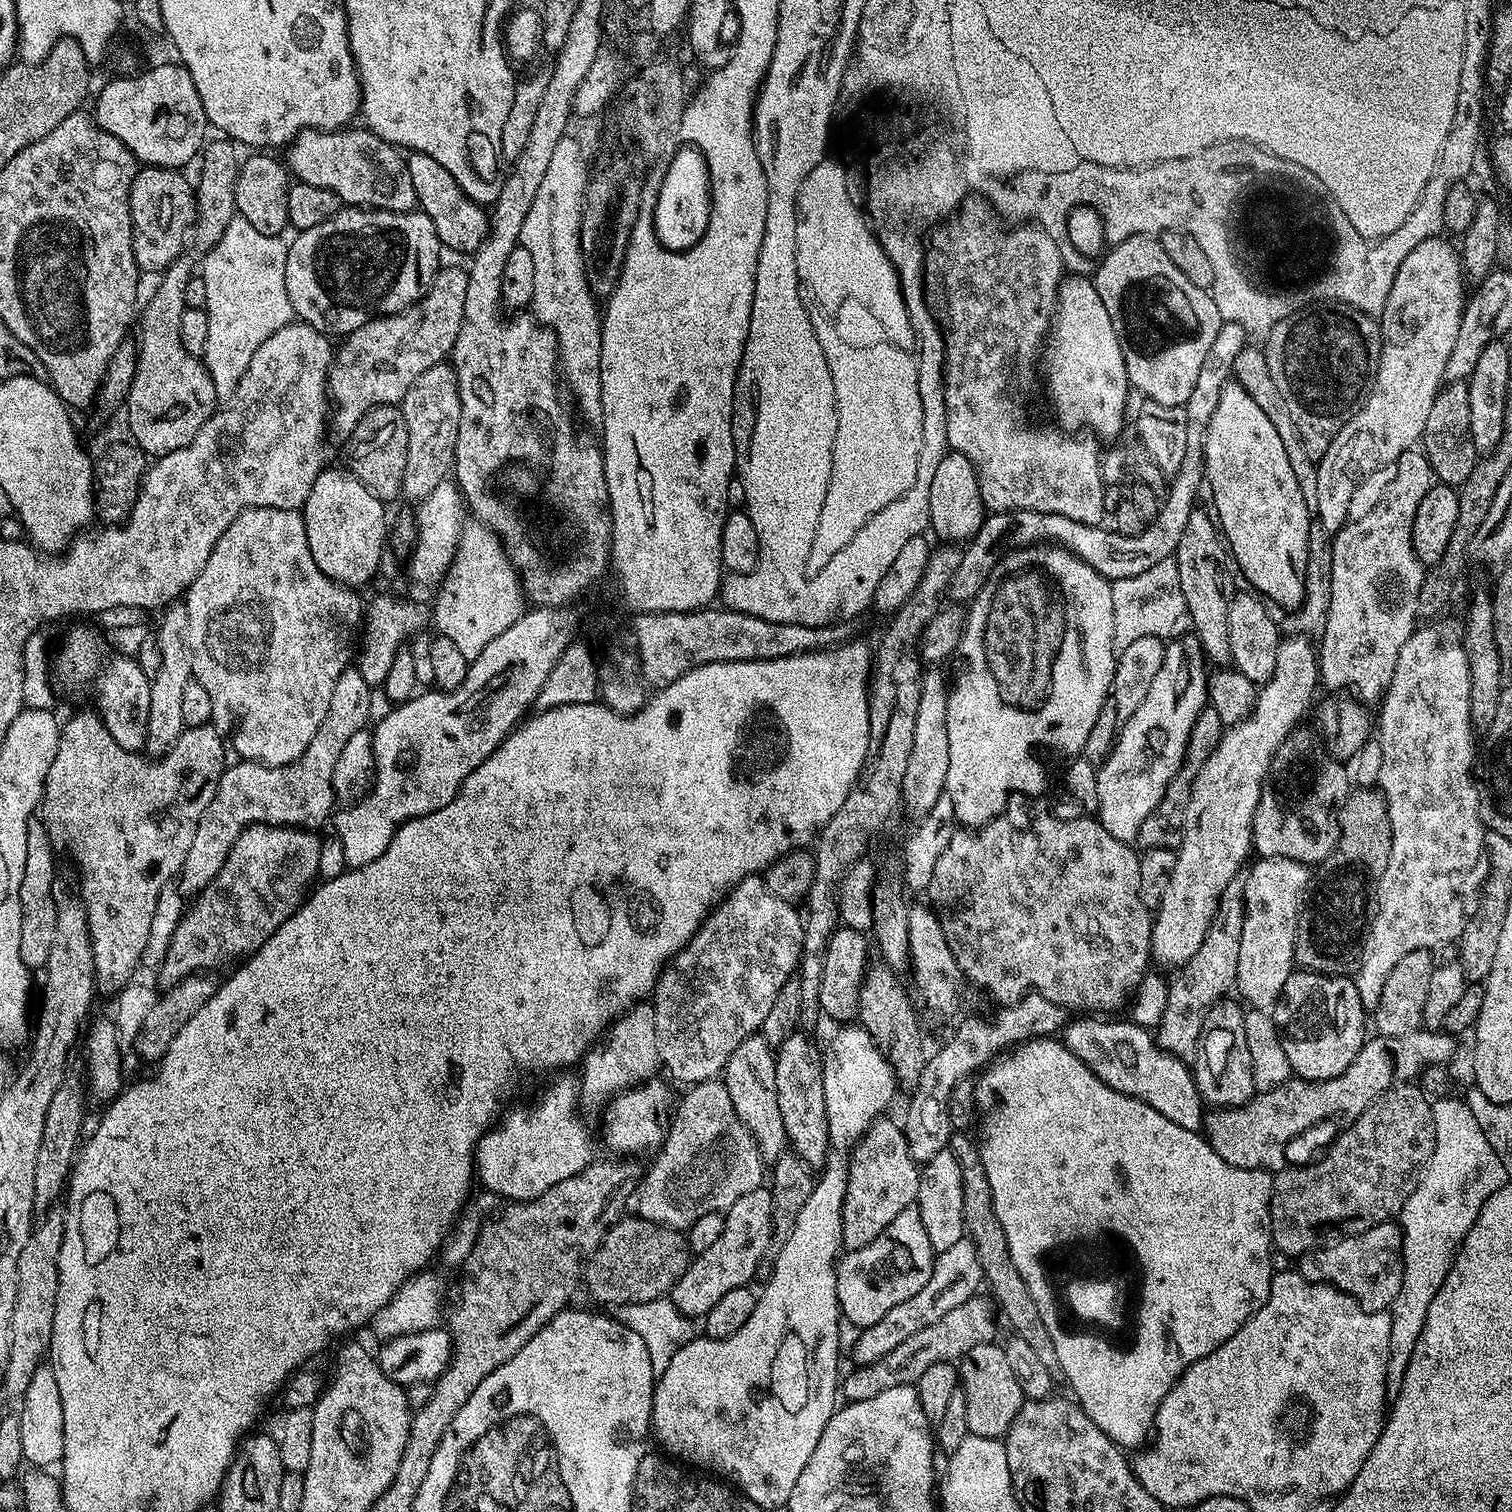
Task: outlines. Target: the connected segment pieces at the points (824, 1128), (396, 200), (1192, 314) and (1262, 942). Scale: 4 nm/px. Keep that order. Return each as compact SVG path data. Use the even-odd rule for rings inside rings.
M795 1032L777 1045L774 1055L778 1110L781 1111L789 1147L813 1168L821 1167L827 1161L831 1145L821 1049L816 1048L802 1032Z
M349 126L335 132L323 132L321 128L306 128L287 145L286 167L299 183L322 186L338 194L341 205L353 208L381 208L391 212L410 212L417 207L414 185L410 182L410 170L405 153L395 144L378 138L367 127Z
M1150 236L1126 238L1126 242L1111 245L1103 258L1094 283L1120 339L1129 385L1135 391L1137 388L1144 400L1183 406L1222 323L1213 293L1194 286L1170 262L1159 239Z
M1266 856L1255 861L1257 864L1252 869L1247 869L1243 877L1244 882L1244 921L1242 922L1242 938L1238 946L1238 970L1236 971L1235 991L1240 991L1239 999L1245 1005L1256 1010L1268 1010L1280 998L1280 991L1286 986L1286 978L1294 970L1294 938L1302 901L1310 888L1309 865L1294 862L1290 858Z

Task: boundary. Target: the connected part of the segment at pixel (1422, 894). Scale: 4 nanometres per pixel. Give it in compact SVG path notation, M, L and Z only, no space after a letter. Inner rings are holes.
M1420 626L1412 633L1412 637L1402 646L1398 654L1398 666L1394 666L1394 674L1387 688L1384 690L1380 708L1380 720L1378 716L1378 739L1382 746L1382 770L1378 781L1379 791L1383 792L1388 803L1388 813L1390 814L1390 834L1392 835L1392 845L1390 846L1390 862L1386 862L1386 874L1382 874L1382 882L1378 886L1376 895L1376 913L1372 919L1372 925L1368 928L1368 937L1364 943L1364 953L1360 959L1358 970L1354 974L1358 994L1362 998L1362 1006L1365 1010L1375 1010L1382 996L1382 986L1386 986L1386 978L1406 954L1414 954L1414 950L1436 950L1439 944L1448 944L1459 941L1464 921L1466 919L1466 908L1464 912L1464 900L1460 897L1460 891L1464 888L1464 879L1476 868L1476 863L1481 863L1484 847L1484 833L1486 831L1482 821L1480 821L1480 790L1477 777L1472 776L1472 763L1476 760L1476 736L1472 715L1470 714L1470 662L1464 652L1463 643L1451 640L1448 636L1443 636L1432 626Z

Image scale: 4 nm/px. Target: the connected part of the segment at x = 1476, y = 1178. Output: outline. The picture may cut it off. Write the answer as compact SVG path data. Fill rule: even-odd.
M1449 1094L1432 1100L1434 1118L1434 1150L1428 1164L1420 1173L1416 1189L1406 1198L1404 1207L1398 1213L1400 1231L1404 1233L1404 1273L1402 1290L1394 1298L1390 1309L1390 1362L1388 1363L1388 1394L1395 1398L1402 1386L1410 1354L1422 1334L1426 1322L1426 1310L1438 1294L1438 1286L1446 1282L1456 1250L1466 1238L1470 1226L1478 1218L1486 1198L1494 1194L1510 1179L1510 1173L1498 1154L1486 1142L1482 1126L1470 1114L1470 1106L1463 1099L1455 1100Z

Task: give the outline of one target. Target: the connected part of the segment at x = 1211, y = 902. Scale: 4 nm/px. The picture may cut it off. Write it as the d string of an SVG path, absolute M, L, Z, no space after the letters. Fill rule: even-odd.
M1292 634L1281 639L1274 674L1257 691L1256 704L1252 707L1252 712L1245 720L1231 725L1225 731L1224 737L1220 739L1210 758L1206 758L1206 766L1198 770L1190 794L1190 806L1186 806L1184 837L1176 854L1174 874L1170 874L1166 894L1162 894L1160 907L1154 912L1150 956L1155 963L1157 960L1162 967L1176 970L1187 960L1194 958L1194 954L1198 954L1198 946L1202 946L1208 928L1216 918L1222 890L1226 890L1228 883L1241 875L1245 867L1244 859L1247 858L1248 852L1250 856L1253 851L1252 819L1270 762L1280 743L1303 721L1300 719L1303 718L1304 711L1311 706L1312 699L1316 696L1316 684L1318 688L1320 683L1318 652L1313 641L1304 634Z

